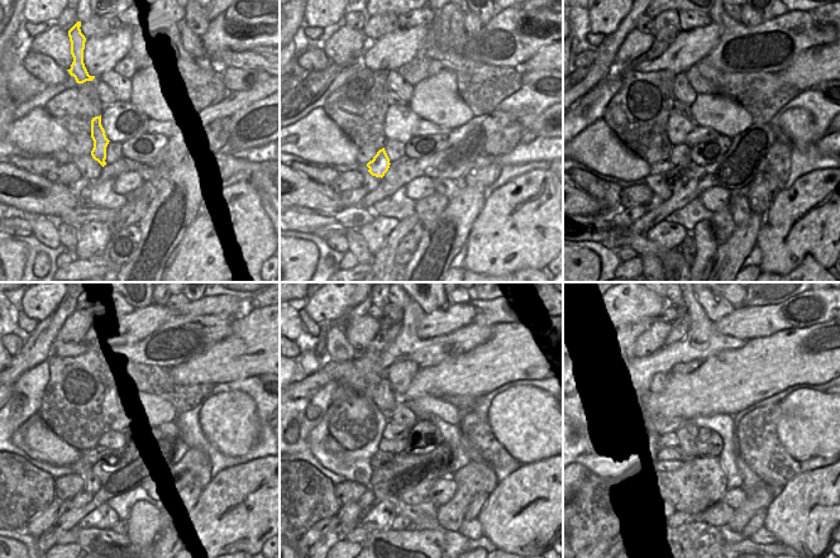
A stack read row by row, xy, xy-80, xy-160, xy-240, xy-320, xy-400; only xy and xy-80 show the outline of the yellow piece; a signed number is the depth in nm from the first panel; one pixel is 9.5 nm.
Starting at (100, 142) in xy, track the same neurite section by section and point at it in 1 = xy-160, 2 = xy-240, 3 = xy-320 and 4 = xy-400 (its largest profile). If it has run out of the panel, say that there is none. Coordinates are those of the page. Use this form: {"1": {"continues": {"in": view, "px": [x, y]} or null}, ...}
{"1": {"continues": {"in": "xy-160", "px": [662, 168]}}, "2": {"continues": {"in": "xy-240", "px": [92, 456]}}, "3": {"continues": {"in": "xy-320", "px": [380, 458]}}, "4": {"continues": {"in": "xy-400", "px": [663, 463]}}}

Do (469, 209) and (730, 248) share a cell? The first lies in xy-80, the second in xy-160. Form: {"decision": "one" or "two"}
{"decision": "one"}

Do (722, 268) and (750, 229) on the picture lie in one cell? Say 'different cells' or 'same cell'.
same cell

